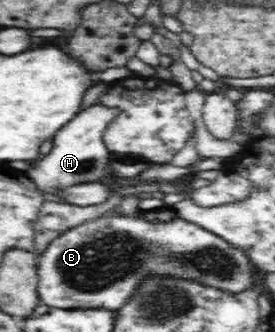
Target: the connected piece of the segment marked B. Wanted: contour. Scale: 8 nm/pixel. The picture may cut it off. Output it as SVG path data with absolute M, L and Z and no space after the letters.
M133 217L88 220L77 227L69 228L63 235L53 239L38 260L39 303L59 309L106 308L107 311L114 311L123 305L123 301L131 295L133 287L140 282L140 279L151 272L195 278L199 282L231 292L244 290L249 283L253 283L252 265L249 265L249 256L245 252L227 243L214 232L181 219L167 223L149 223Z

